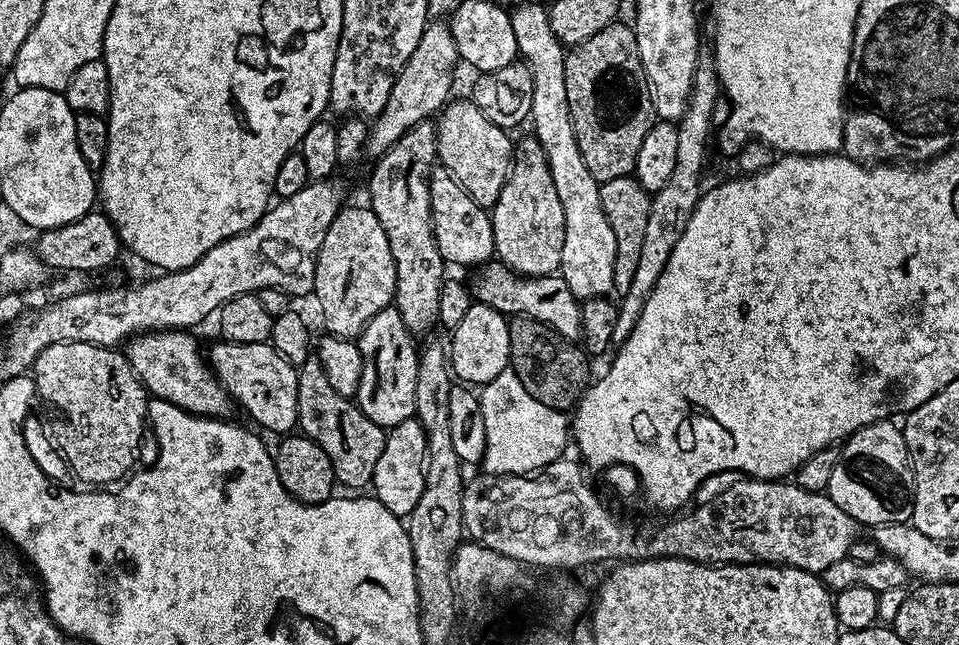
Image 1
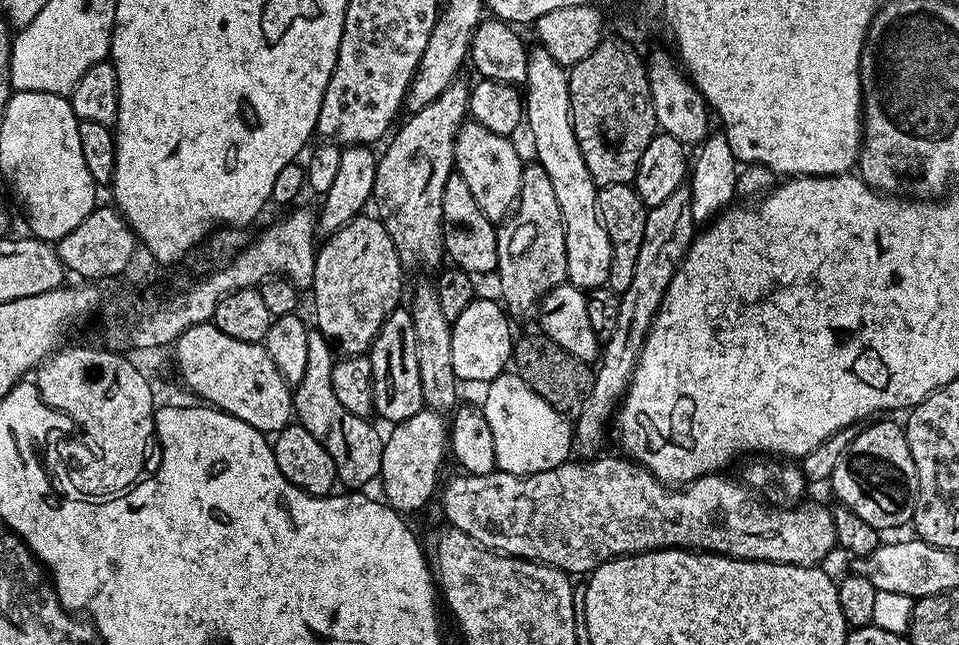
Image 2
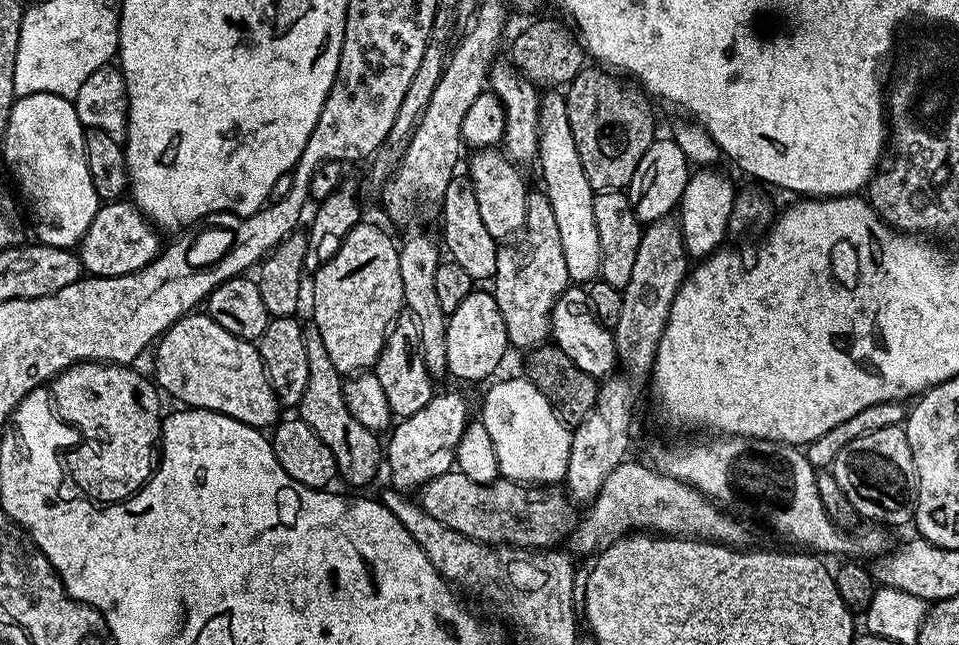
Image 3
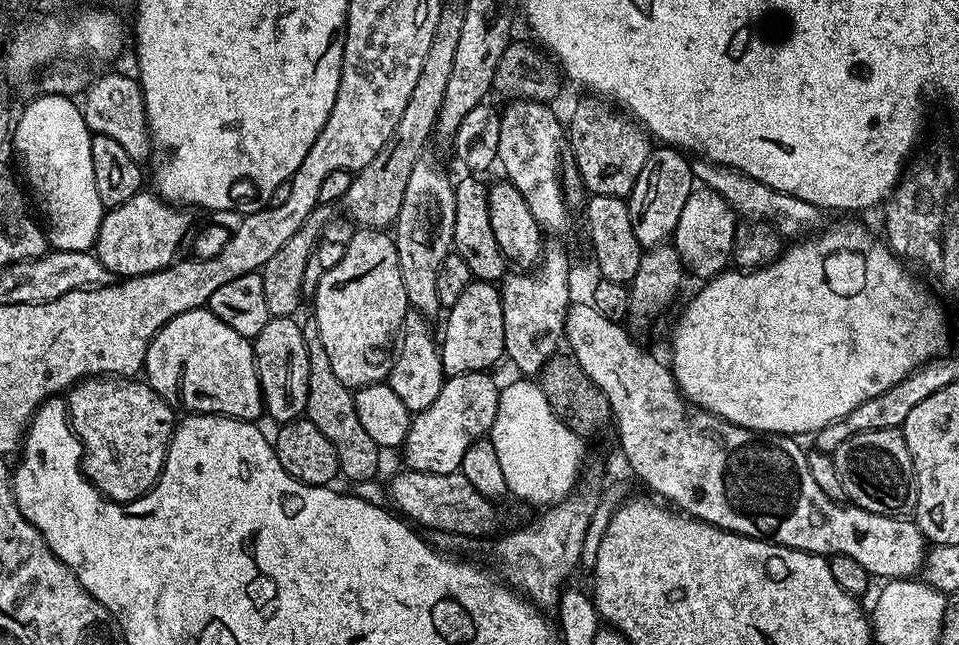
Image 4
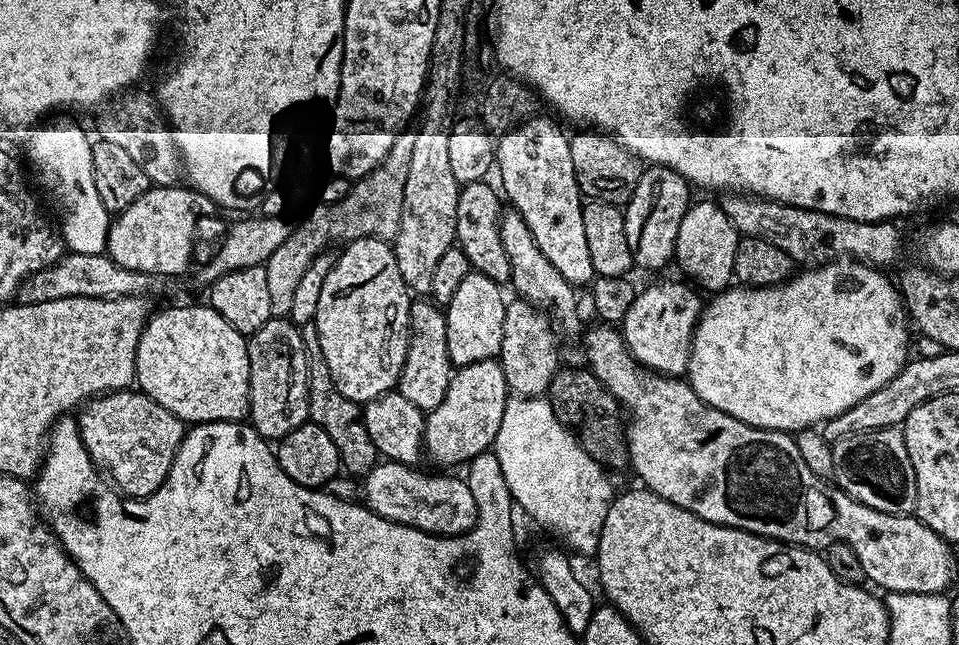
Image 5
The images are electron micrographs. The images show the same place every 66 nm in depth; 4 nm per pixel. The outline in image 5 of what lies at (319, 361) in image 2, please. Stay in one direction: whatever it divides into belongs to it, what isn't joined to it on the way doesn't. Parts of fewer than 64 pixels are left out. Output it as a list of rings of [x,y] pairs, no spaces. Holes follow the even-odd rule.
[[[315,323],[303,325],[300,333],[304,339],[308,359],[308,420],[322,426],[322,430],[326,430],[330,438],[334,438],[334,446],[338,446],[343,471],[353,477],[363,478],[368,475],[368,471],[376,467],[378,453],[370,434],[366,434],[366,422],[361,405],[346,398],[346,394],[338,390],[330,374],[330,366],[326,366],[326,358],[322,358],[322,346],[318,342]]]

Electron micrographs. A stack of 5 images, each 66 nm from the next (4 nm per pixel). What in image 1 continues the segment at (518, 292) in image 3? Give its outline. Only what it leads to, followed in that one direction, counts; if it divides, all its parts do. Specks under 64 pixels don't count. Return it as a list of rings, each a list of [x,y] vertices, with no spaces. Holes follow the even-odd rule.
[[[534,136],[517,141],[513,151],[508,179],[502,186],[498,202],[490,210],[492,233],[496,243],[495,255],[499,263],[511,268],[517,276],[551,276],[559,273],[562,262],[564,212],[557,187],[554,186],[553,174],[549,168],[545,150]]]

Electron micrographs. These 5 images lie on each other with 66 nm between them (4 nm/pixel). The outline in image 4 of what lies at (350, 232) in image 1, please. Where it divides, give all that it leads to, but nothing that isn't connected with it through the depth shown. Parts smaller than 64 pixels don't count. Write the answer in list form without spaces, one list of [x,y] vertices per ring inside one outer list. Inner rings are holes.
[[[361,227],[357,230],[346,246],[346,254],[342,254],[342,262],[322,274],[314,303],[314,319],[318,322],[322,347],[326,349],[326,358],[330,358],[330,366],[334,366],[334,375],[338,377],[338,382],[355,390],[365,388],[368,384],[387,381],[390,360],[388,343],[391,342],[392,335],[394,340],[401,331],[404,315],[410,310],[406,286],[402,286],[402,270],[398,266],[395,239],[387,231],[378,228]]]

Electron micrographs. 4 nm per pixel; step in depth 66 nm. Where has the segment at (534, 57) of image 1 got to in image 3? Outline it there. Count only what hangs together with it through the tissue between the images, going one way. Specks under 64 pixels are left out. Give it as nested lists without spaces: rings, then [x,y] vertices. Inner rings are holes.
[[[560,90],[545,91],[540,101],[539,164],[544,174],[544,193],[554,210],[559,234],[562,235],[568,277],[576,284],[591,283],[599,275],[601,266],[600,237],[593,208],[595,192],[586,178],[586,170],[582,170],[582,158],[578,158],[574,134],[570,134],[568,102],[565,93]]]

